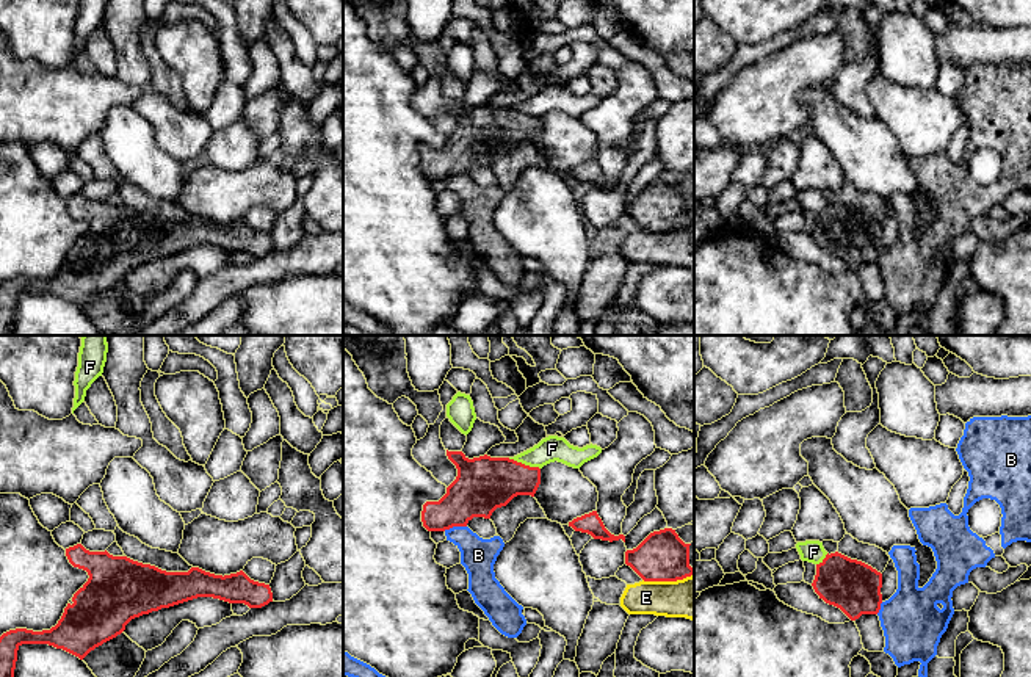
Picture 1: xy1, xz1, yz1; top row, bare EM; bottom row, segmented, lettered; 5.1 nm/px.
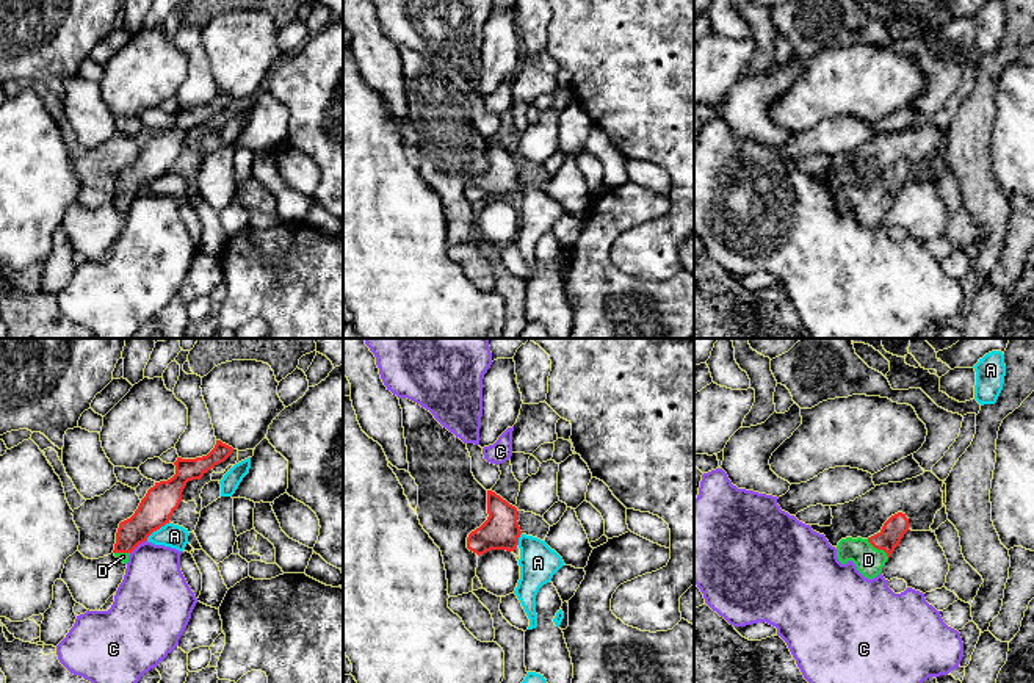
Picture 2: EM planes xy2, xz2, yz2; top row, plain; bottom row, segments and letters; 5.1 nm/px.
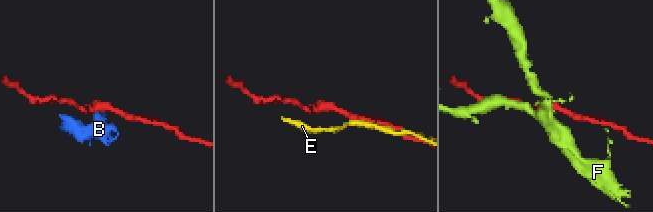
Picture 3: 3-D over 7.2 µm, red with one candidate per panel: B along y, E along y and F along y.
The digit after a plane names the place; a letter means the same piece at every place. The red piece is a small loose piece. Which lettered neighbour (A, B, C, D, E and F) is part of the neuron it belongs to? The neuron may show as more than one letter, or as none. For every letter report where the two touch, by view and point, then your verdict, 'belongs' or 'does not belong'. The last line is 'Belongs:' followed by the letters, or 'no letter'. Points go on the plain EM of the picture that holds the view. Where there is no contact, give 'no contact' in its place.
A: xy2 (157, 177) | does not belong
B: xz1 (455, 174) | does not belong
C: xy2 (138, 193) | does not belong
D: yz2 (878, 198) | belongs
E: xz1 (668, 229) | does not belong
F: xz1 (524, 113) | does not belong
Belongs: D

